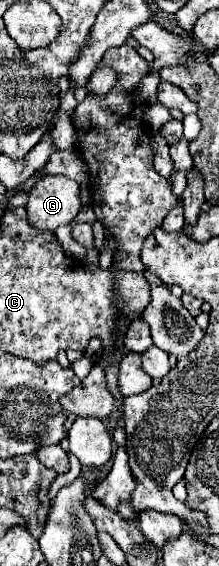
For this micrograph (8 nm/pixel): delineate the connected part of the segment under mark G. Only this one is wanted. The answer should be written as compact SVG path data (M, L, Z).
M58 174L44 176L30 192L26 212L28 222L36 230L56 230L58 226L70 224L80 212L80 186L78 182Z

